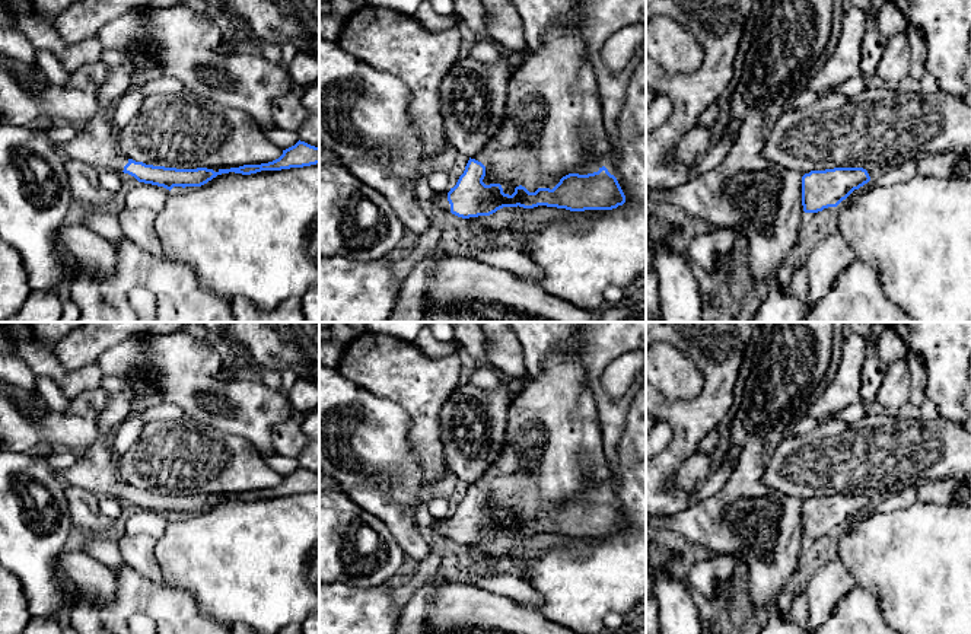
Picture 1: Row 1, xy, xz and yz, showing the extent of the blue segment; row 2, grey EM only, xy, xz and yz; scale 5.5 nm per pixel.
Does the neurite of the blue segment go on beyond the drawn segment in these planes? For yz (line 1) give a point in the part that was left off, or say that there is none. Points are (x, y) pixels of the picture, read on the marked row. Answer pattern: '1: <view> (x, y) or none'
1: none

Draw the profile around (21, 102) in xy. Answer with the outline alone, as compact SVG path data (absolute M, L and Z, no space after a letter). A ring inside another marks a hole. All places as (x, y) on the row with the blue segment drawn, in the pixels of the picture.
M98 60L79 67L66 85L54 86L47 80L29 83L0 69L0 124L26 127L36 118L86 124L101 111L98 92L106 74L108 67Z

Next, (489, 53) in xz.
M477 41L469 55L484 64L494 64L502 57L502 52L493 41Z

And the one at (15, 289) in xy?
M0 238L0 322L16 315L31 291L20 254Z

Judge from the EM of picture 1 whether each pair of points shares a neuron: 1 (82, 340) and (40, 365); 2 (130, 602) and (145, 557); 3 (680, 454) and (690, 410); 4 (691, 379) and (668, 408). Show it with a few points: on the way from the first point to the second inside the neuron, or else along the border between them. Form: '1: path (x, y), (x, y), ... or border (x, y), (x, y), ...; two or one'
1: border (51, 353), (67, 369), (79, 369), (88, 365); two
2: border (126, 563), (143, 576), (164, 585); two
3: path (684, 443), (690, 420); one
4: border (704, 381), (691, 398), (668, 398), (661, 391); two

